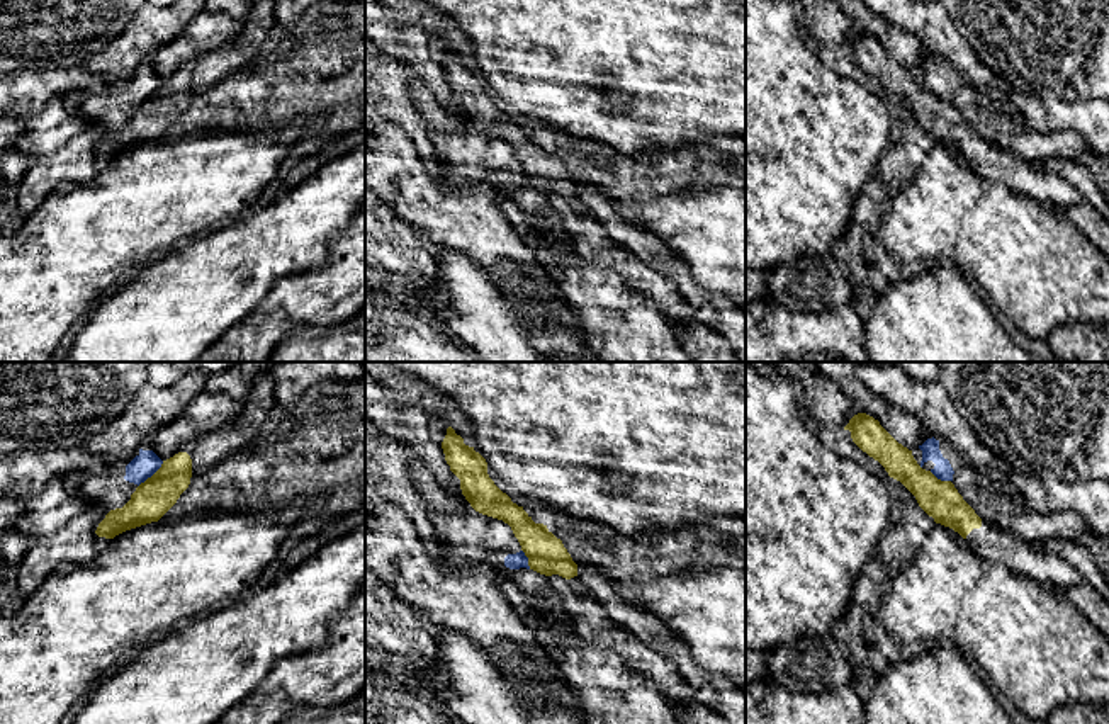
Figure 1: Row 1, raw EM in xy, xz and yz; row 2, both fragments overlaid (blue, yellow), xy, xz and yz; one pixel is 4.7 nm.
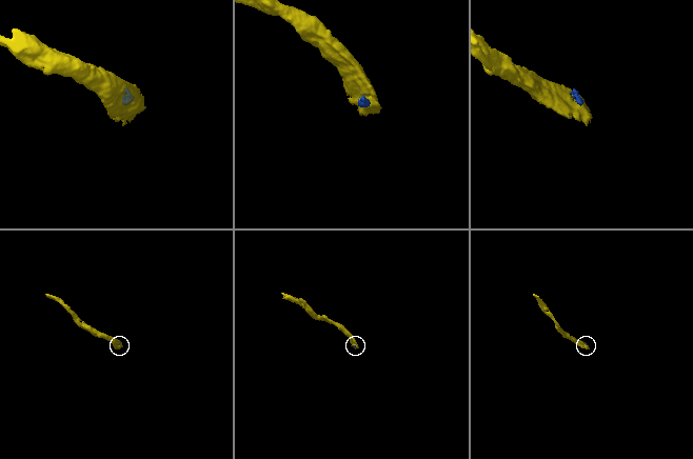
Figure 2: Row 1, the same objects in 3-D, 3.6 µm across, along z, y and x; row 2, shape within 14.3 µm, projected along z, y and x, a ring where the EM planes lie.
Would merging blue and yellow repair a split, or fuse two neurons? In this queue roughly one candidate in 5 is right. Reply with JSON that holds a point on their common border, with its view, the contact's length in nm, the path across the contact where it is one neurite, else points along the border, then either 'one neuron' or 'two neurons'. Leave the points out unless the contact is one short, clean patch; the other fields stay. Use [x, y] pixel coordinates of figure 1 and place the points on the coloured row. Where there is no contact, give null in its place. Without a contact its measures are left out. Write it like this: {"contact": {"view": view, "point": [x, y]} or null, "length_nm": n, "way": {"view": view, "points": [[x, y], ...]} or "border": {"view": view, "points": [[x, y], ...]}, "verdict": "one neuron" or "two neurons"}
{"contact": {"view": "xy", "point": [151, 475]}, "length_nm": 180, "border": {"view": "xy", "points": [[163, 461], [138, 486]]}, "verdict": "two neurons"}

